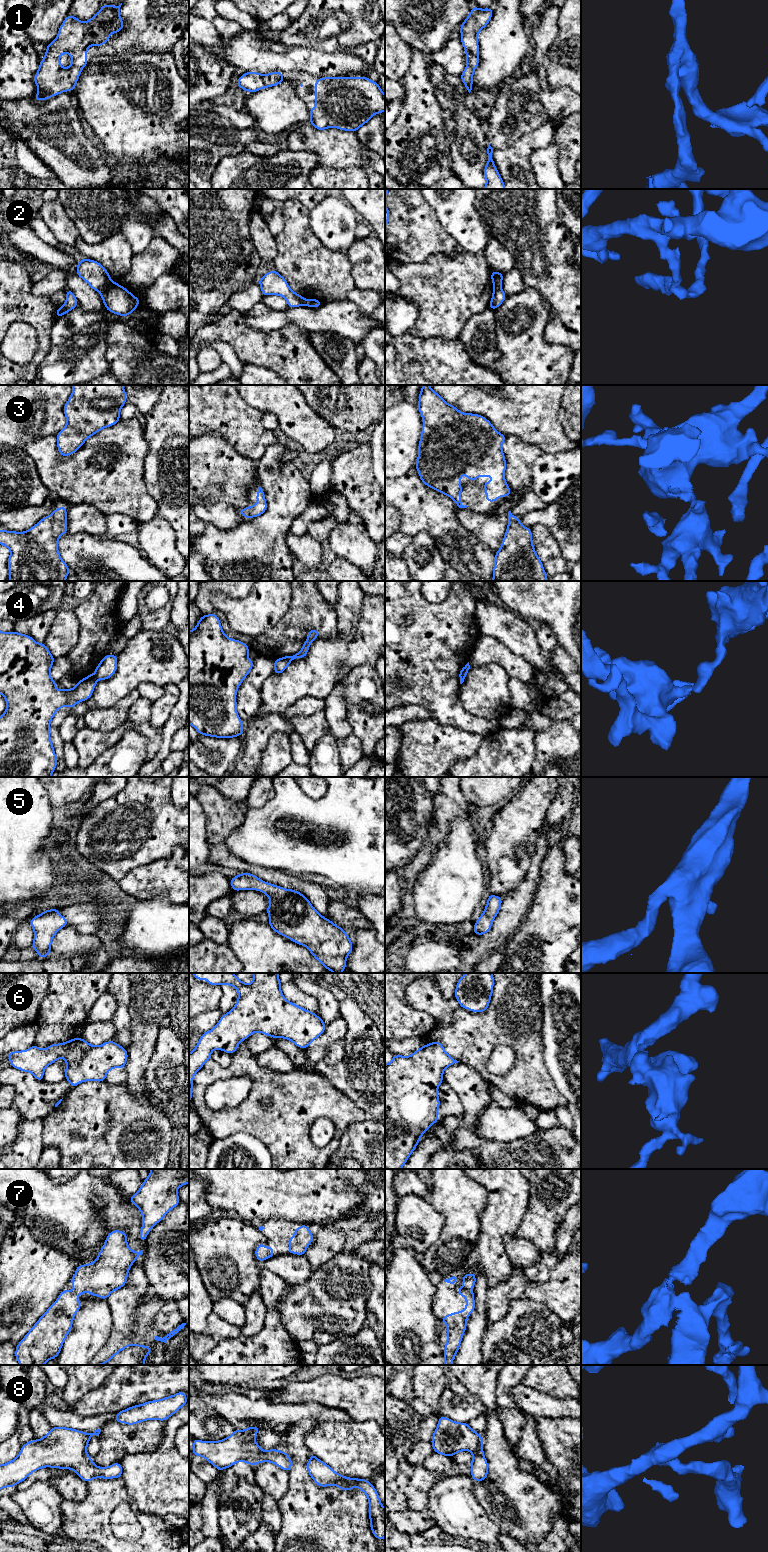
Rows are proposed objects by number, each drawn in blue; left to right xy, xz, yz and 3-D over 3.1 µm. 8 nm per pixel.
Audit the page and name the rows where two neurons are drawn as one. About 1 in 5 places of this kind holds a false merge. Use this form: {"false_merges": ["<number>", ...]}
{"false_merges": ["2", "4"]}

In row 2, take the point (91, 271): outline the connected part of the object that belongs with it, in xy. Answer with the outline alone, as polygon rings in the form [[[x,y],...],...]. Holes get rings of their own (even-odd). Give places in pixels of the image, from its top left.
[[[90,259],[78,262],[77,275],[99,293],[106,289],[111,279],[108,271],[99,262]]]

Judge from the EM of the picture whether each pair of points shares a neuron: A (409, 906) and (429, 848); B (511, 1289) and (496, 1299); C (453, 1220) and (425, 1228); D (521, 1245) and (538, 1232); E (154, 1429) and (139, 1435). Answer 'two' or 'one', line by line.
A: one
B: one
C: two
D: two
E: one

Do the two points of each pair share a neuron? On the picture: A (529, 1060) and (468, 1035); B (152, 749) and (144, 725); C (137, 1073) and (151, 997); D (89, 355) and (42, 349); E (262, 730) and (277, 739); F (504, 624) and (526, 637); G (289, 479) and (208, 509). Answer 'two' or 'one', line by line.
A: one
B: one
C: one
D: two
E: two
F: one
G: two

